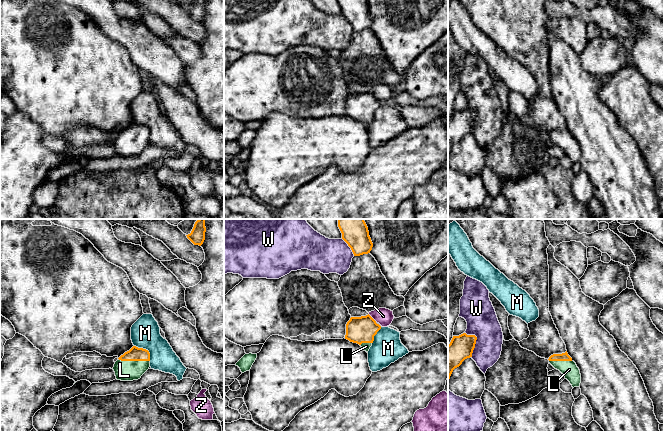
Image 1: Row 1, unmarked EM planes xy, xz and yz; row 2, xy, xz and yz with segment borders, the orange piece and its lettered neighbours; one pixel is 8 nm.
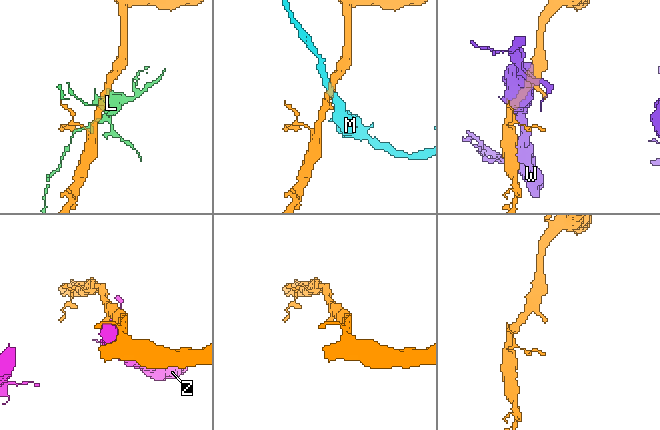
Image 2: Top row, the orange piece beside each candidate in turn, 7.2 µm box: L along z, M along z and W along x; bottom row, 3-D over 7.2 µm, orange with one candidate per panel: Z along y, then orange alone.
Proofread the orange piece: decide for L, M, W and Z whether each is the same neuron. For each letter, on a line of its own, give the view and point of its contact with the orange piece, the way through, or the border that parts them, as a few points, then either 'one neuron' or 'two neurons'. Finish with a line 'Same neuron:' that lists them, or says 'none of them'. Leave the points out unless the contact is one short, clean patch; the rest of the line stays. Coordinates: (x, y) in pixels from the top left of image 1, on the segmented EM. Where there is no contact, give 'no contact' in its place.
L: meets orange in xy at (134, 360); one neuron
M: meets orange in xy at (145, 349); two neurons
W: meets orange in yz at (475, 342); two neurons
Z: meets orange in xz at (371, 317); two neurons
Same neuron: L

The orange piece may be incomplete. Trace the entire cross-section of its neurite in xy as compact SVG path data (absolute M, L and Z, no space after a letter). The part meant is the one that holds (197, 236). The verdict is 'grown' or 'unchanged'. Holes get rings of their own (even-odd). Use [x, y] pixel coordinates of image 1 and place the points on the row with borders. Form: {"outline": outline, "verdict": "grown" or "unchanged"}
{"outline": "M198 219L190 234L186 235L187 238L194 244L201 246L205 240L205 219Z", "verdict": "unchanged"}

